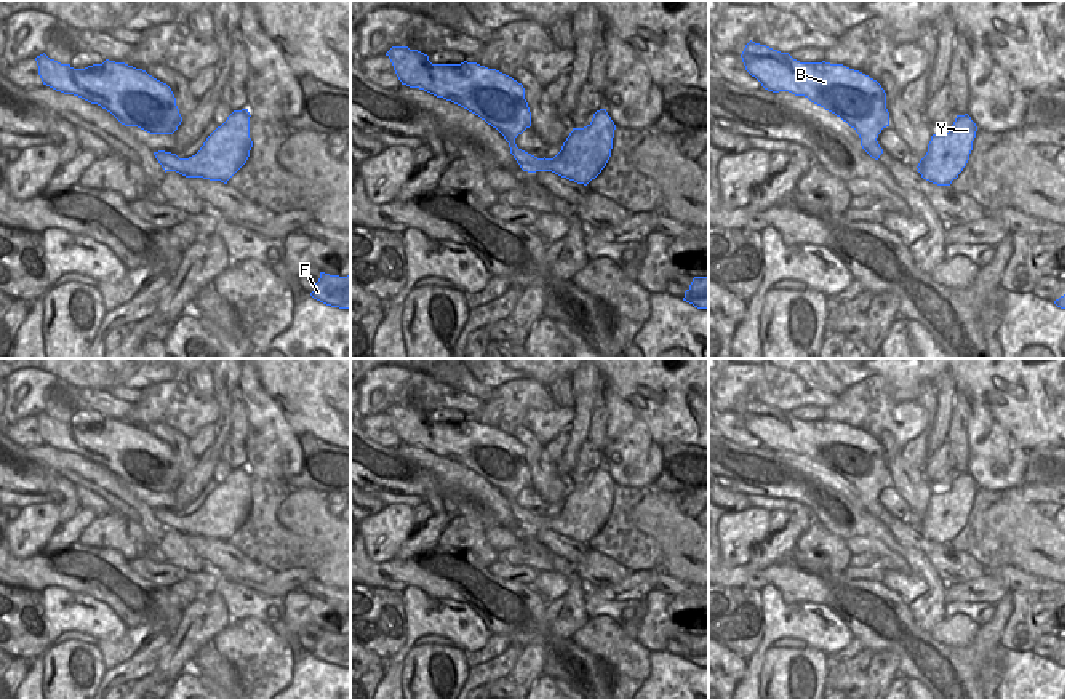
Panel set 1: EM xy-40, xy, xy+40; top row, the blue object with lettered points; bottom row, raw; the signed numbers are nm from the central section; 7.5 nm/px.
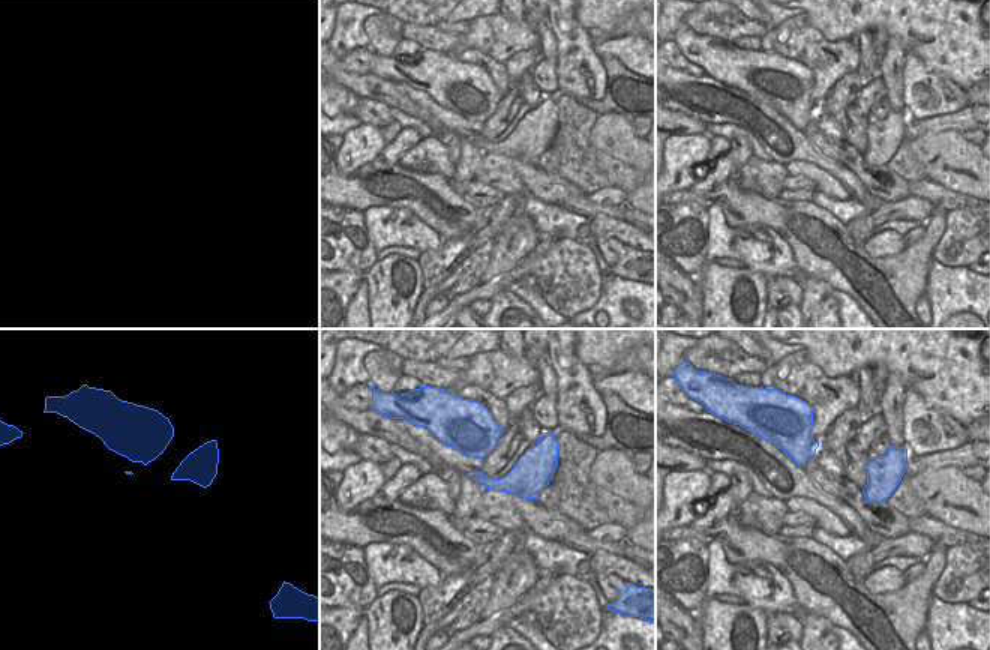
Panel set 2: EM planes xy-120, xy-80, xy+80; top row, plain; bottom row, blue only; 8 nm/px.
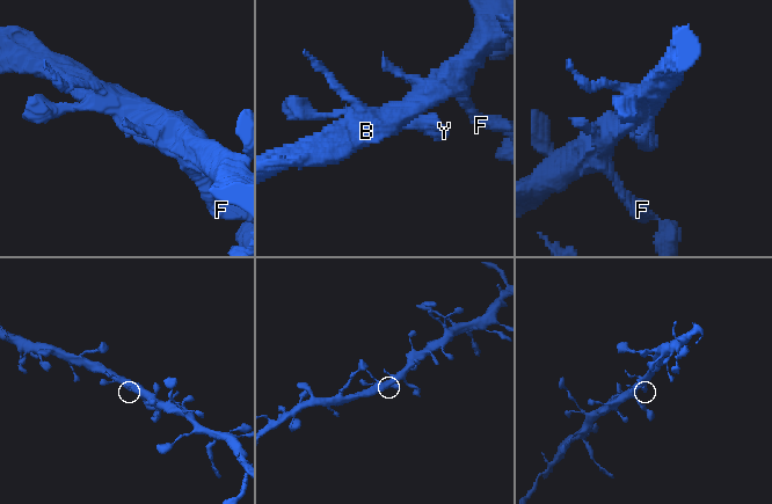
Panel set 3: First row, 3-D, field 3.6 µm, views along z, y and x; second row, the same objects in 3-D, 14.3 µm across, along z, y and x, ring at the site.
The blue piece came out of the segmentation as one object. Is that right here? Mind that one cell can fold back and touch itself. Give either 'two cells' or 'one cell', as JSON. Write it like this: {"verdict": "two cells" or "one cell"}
{"verdict": "one cell"}

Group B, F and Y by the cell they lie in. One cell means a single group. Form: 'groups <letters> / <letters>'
groups B F Y

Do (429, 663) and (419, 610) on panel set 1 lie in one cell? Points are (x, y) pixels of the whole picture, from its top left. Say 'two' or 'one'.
two

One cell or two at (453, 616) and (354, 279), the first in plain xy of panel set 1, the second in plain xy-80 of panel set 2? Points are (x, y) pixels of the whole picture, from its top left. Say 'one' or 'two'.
two

